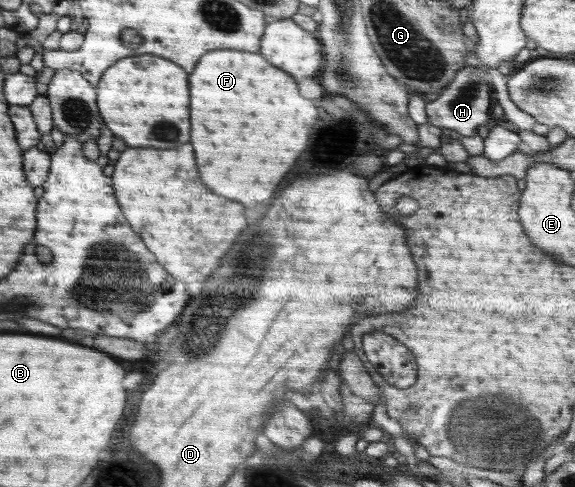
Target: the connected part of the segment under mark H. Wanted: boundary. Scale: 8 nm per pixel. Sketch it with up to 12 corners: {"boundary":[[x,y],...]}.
{"boundary":[[483,69],[462,70],[426,105],[428,124],[472,136],[491,117]]}

